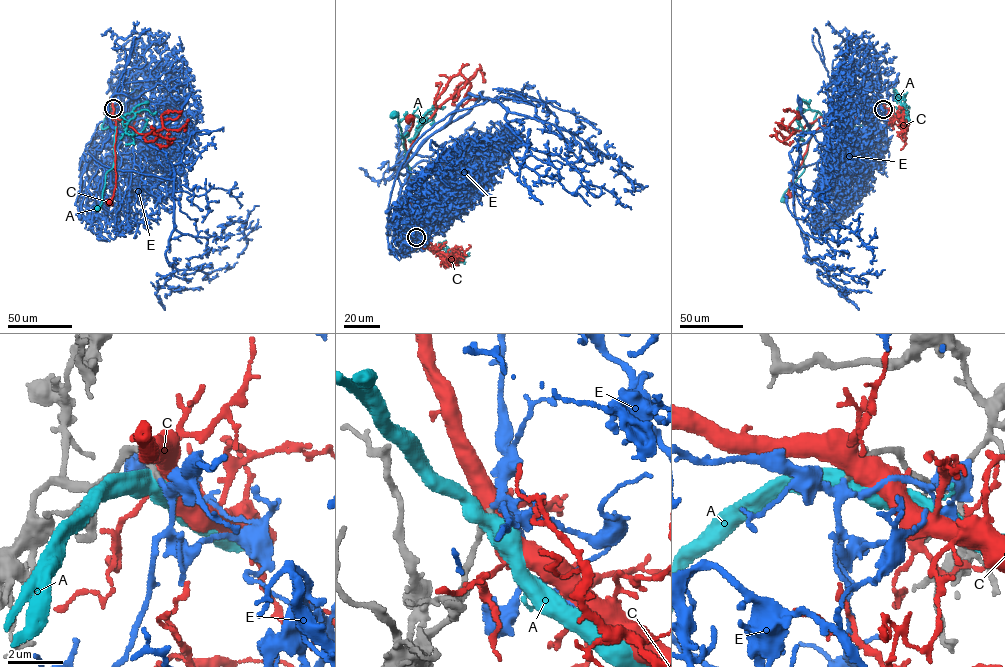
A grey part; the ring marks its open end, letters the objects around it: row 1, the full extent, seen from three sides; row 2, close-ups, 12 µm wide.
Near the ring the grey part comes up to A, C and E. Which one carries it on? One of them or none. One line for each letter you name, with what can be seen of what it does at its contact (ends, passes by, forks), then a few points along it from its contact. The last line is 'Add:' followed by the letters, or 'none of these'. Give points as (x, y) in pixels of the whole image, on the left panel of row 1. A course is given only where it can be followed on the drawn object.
E: It forks there. Its course: (113, 108), (107, 123), (109, 116), (115, 128), (166, 153), (173, 167), (166, 258), (210, 273), (237, 262)
Add: E

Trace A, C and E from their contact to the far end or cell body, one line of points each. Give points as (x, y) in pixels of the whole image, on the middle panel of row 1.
A: (416, 238), (399, 211), (411, 184), (403, 144), (408, 135), (406, 133), (401, 137), (398, 114), (393, 113)
C: (416, 238), (408, 213), (410, 195), (404, 143), (413, 123), (413, 116), (409, 118)
E: (416, 237), (397, 175), (469, 93), (499, 102), (524, 143), (559, 155), (631, 209)

